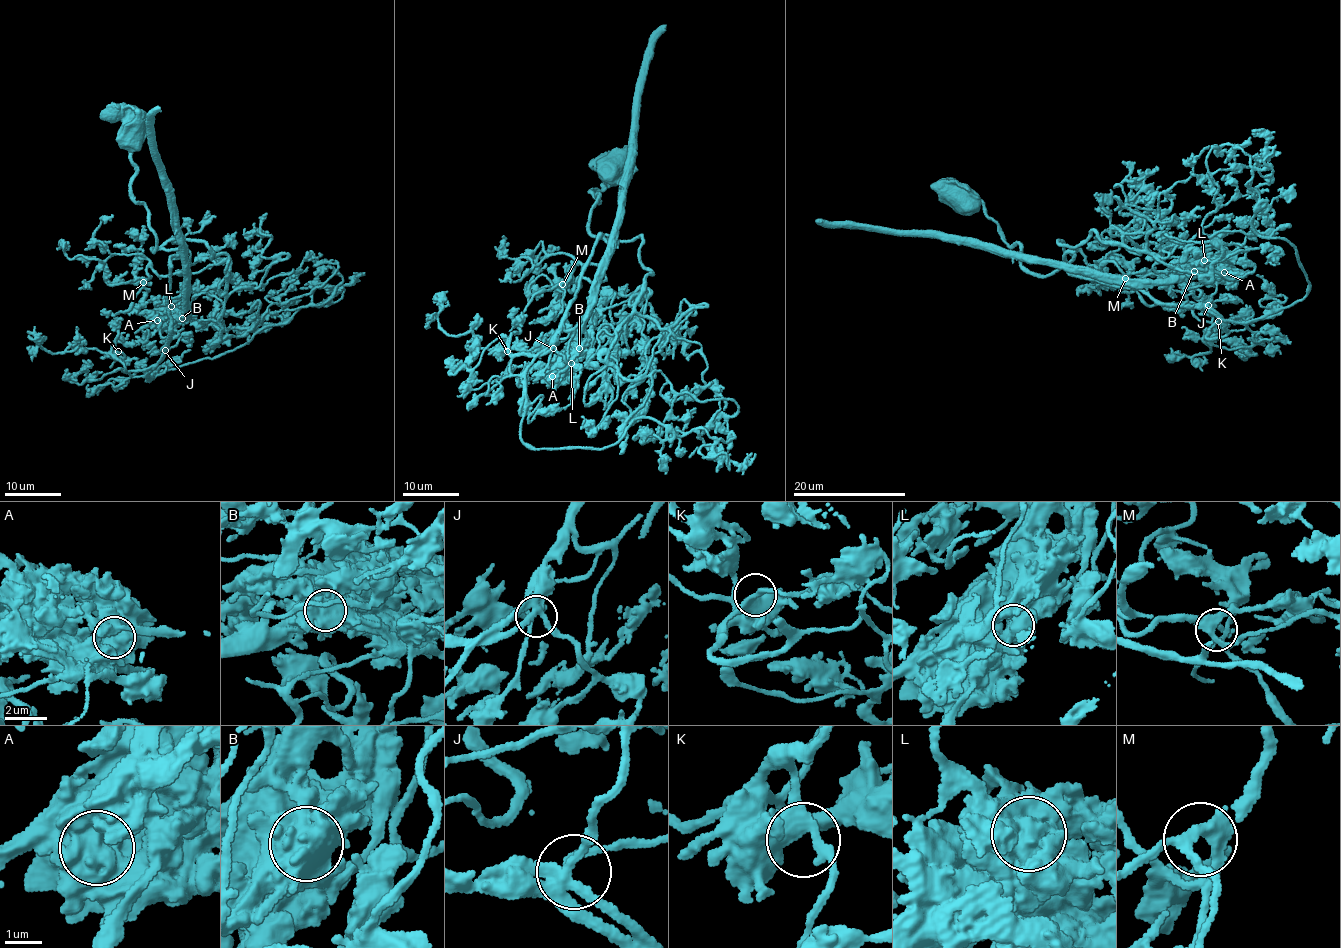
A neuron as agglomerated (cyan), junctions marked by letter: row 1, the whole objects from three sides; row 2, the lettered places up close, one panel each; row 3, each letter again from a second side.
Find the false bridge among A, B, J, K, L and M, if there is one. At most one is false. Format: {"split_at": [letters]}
{"split_at": ["B"]}

